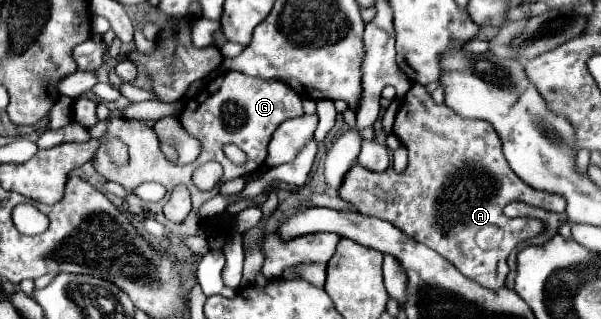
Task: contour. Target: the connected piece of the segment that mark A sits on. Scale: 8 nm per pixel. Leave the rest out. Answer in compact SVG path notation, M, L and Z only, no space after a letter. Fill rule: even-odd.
M413 85L409 93L403 97L403 103L397 111L393 133L408 150L407 169L403 173L395 173L391 167L383 173L373 173L359 163L355 163L341 189L337 189L337 197L351 203L359 213L373 215L377 219L391 221L397 229L405 235L417 239L419 243L427 243L433 251L453 263L465 277L477 281L487 289L499 289L505 285L507 277L507 257L509 253L529 237L535 237L543 231L543 223L535 219L509 219L503 215L503 207L511 201L523 201L533 207L541 207L547 211L563 213L565 199L553 193L535 191L525 185L509 167L501 151L501 139L495 129L481 119L461 119L453 109L445 107L443 103L437 105L429 91L421 85Z

